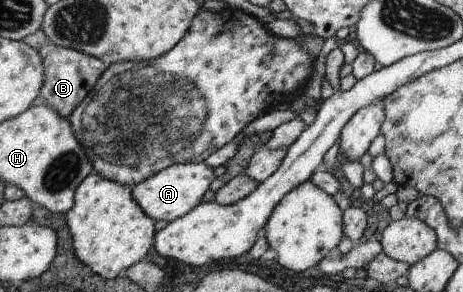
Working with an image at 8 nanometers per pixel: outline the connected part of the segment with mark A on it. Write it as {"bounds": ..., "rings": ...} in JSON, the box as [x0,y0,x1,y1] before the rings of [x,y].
{"bounds":[131,162,214,222],"rings":[[[185,162],[180,165],[171,165],[150,179],[132,186],[131,196],[153,222],[171,222],[185,213],[191,212],[202,201],[204,193],[208,191],[214,178],[212,168],[205,165],[204,162]]]}

